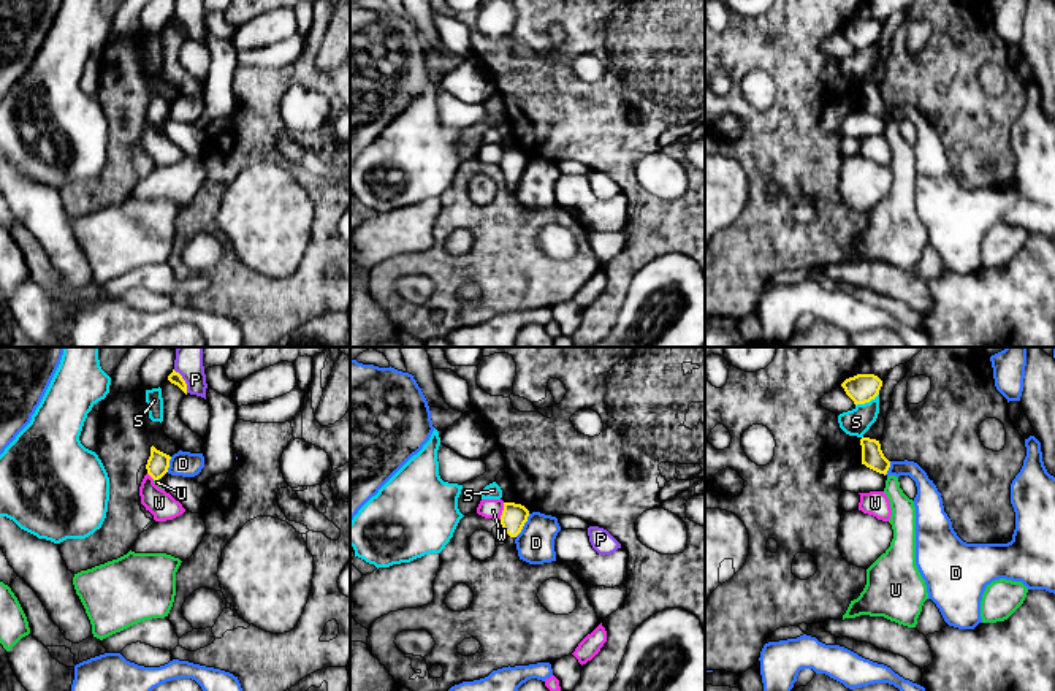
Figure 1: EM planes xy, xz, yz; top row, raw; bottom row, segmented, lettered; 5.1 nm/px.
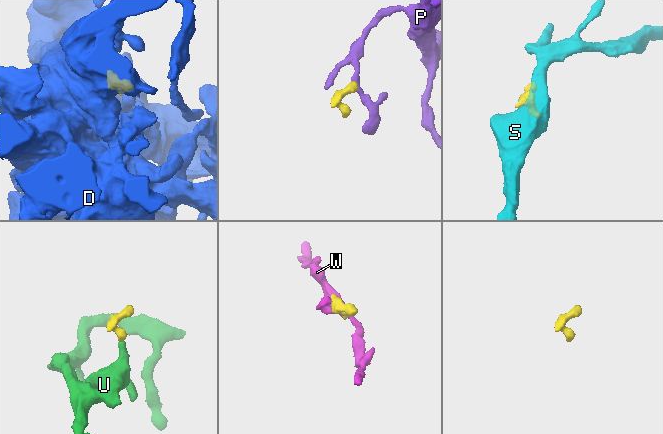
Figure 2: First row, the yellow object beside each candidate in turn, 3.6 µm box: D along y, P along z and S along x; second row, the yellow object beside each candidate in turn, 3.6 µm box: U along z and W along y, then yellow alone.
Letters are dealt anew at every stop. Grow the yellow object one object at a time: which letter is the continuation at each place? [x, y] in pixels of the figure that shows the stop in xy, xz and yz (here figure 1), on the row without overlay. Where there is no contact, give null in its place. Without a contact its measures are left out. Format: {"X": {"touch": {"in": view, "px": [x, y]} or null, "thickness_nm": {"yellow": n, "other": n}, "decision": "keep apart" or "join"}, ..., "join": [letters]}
{"D": {"touch": {"in": "xz", "px": [523, 170]}, "thickness_nm": {"yellow": 130, "other": 190}, "decision": "keep apart"}, "P": {"touch": {"in": "xy", "px": [184, 26]}, "thickness_nm": {"yellow": 70, "other": 130}, "decision": "keep apart"}, "S": {"touch": {"in": "yz", "px": [867, 46]}, "thickness_nm": {"yellow": 150, "other": 140}, "decision": "keep apart"}, "U": {"touch": {"in": "xy", "px": [156, 124]}, "thickness_nm": {"yellow": 110, "other": 30}, "decision": "keep apart"}, "W": {"touch": {"in": "xz", "px": [502, 156]}, "thickness_nm": {"yellow": 130, "other": 100}, "decision": "keep apart"}, "join": []}

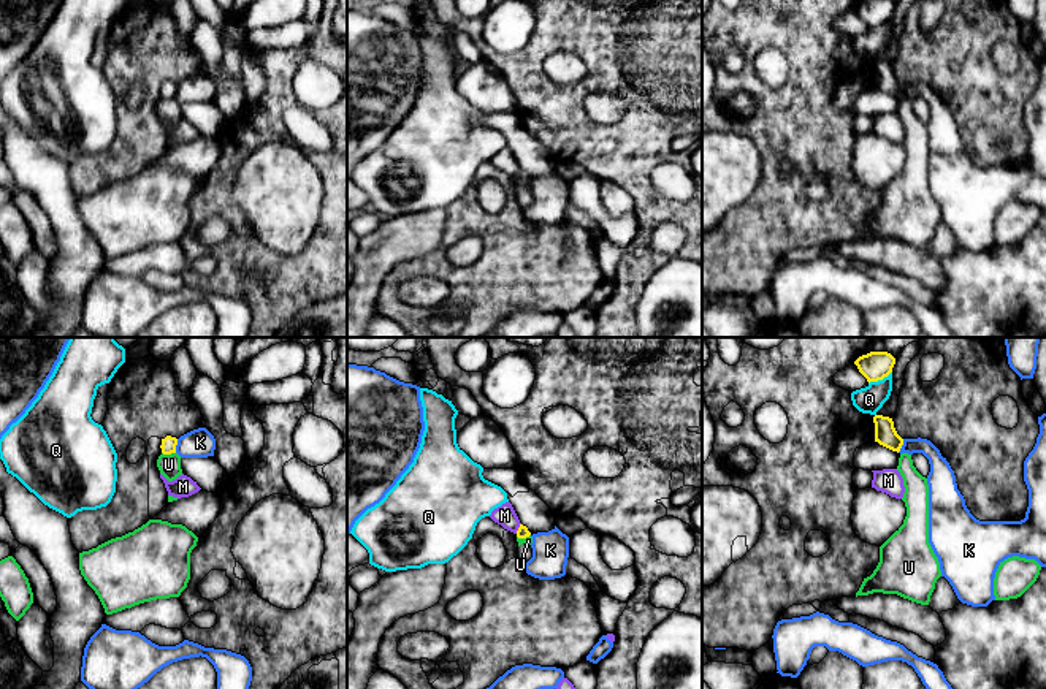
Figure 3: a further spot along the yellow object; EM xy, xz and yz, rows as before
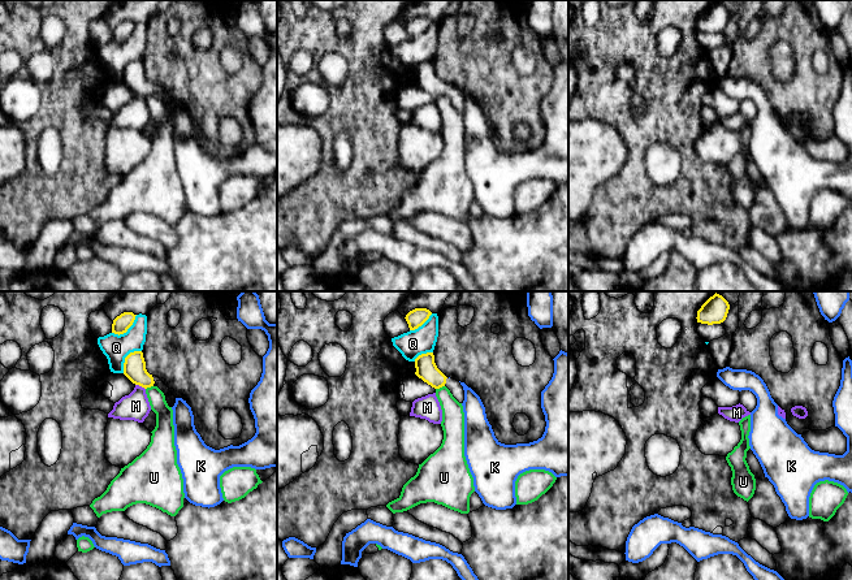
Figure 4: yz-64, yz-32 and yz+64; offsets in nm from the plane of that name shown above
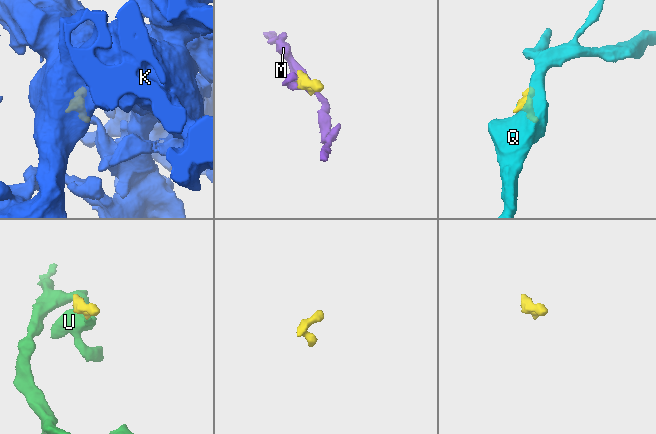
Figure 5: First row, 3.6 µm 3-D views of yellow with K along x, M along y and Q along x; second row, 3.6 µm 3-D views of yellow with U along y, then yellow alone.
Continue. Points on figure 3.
{"K": {"touch": {"in": "xy", "px": [176, 89]}, "thickness_nm": {"yellow": 80, "other": 150}, "decision": "keep apart"}, "M": {"touch": {"in": "xz", "px": [519, 173]}, "thickness_nm": {"yellow": 60, "other": 110}, "decision": "keep apart"}, "Q": {"touch": {"in": "yz", "px": [880, 24]}, "thickness_nm": {"yellow": 140, "other": 140}, "decision": "keep apart"}, "U": {"touch": {"in": "xy", "px": [168, 98]}, "thickness_nm": {"yellow": 80, "other": 110}, "decision": "keep apart"}, "join": []}

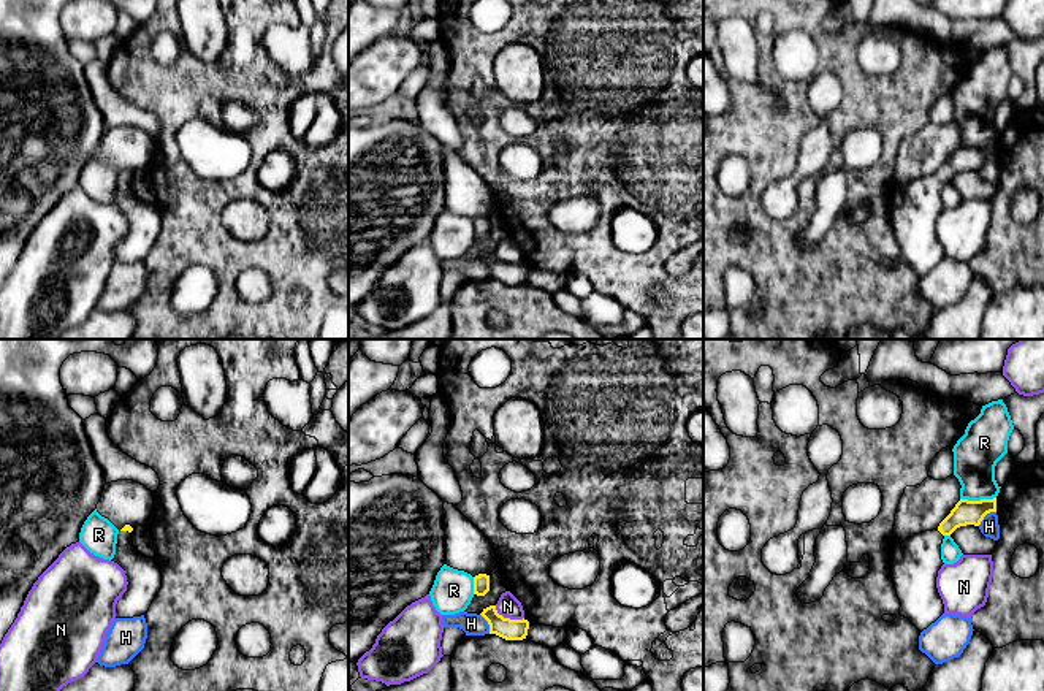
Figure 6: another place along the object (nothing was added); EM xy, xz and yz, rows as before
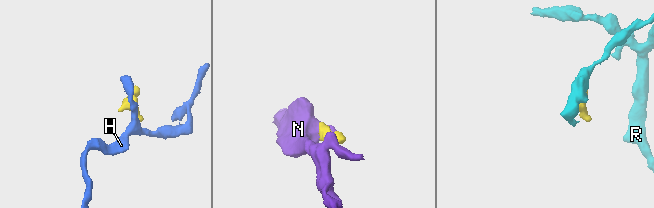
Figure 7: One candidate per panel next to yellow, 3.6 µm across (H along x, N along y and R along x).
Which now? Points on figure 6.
{"H": {"touch": {"in": "yz", "px": [986, 159]}, "thickness_nm": {"yellow": 130, "other": 100}, "decision": "keep apart"}, "N": {"touch": {"in": "xz", "px": [507, 263]}, "thickness_nm": {"yellow": 110, "other": 120}, "decision": "keep apart"}, "R": {"touch": {"in": "yz", "px": [978, 146]}, "thickness_nm": {"yellow": 130, "other": 220}, "decision": "keep apart"}, "join": []}

